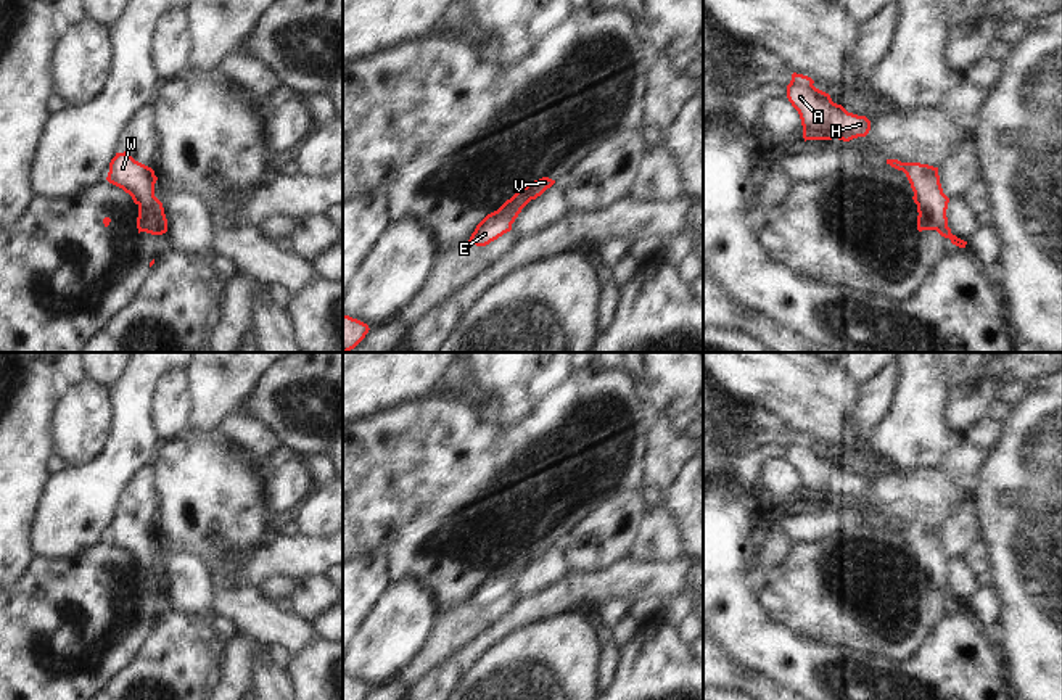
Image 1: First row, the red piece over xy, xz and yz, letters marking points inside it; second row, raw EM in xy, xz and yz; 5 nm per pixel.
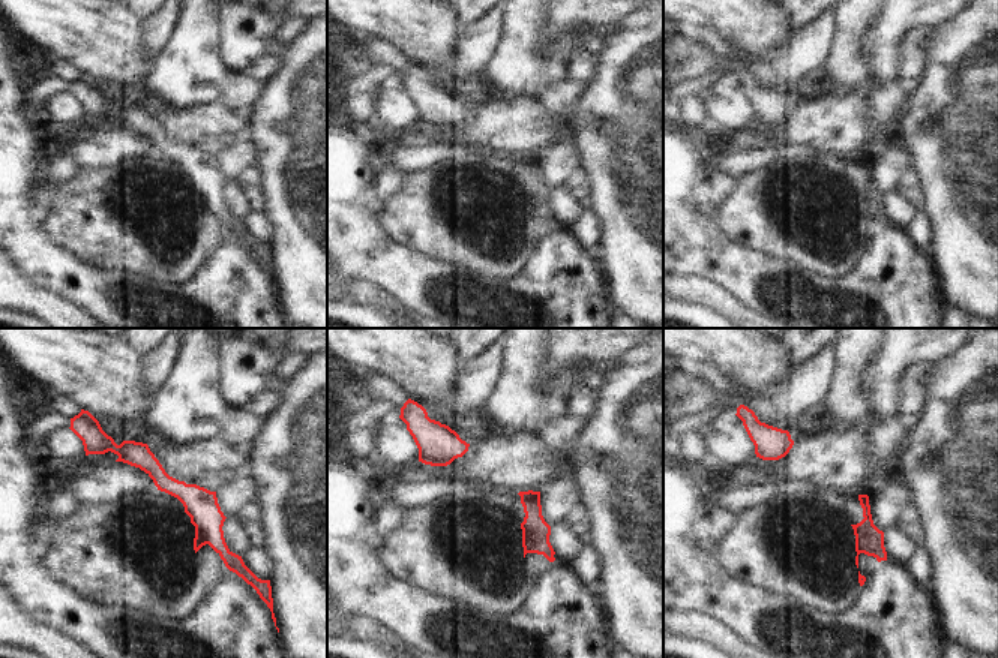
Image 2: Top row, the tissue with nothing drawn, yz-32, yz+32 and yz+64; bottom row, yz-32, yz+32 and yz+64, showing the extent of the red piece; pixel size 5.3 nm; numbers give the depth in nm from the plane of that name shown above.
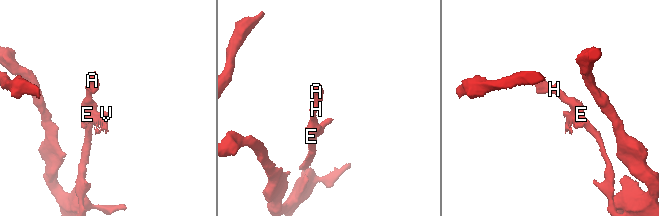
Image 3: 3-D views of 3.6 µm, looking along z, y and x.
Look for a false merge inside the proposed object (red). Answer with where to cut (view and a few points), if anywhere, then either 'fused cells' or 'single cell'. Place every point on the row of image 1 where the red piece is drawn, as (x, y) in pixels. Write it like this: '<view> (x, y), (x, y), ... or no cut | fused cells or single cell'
yz (917, 205), (937, 222), (946, 226) | fused cells

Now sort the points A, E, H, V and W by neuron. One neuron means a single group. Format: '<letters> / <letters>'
A E H W / V

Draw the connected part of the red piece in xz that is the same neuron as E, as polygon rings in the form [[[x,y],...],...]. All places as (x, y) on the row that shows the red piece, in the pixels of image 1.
[[[508,209],[494,211],[476,225],[468,241],[476,246],[486,246],[510,230],[512,219]]]

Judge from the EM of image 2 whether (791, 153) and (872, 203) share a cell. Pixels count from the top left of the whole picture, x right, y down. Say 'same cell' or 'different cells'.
same cell

